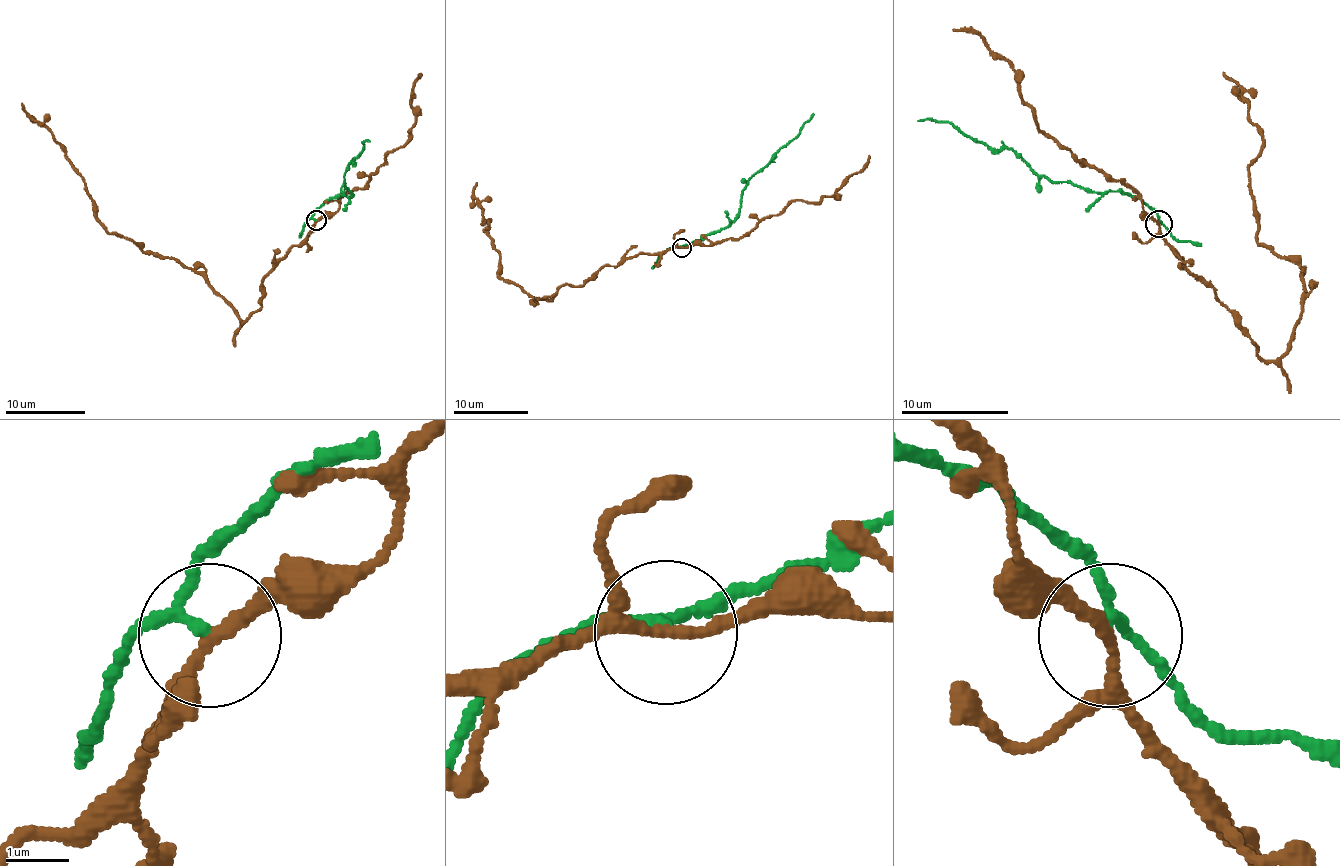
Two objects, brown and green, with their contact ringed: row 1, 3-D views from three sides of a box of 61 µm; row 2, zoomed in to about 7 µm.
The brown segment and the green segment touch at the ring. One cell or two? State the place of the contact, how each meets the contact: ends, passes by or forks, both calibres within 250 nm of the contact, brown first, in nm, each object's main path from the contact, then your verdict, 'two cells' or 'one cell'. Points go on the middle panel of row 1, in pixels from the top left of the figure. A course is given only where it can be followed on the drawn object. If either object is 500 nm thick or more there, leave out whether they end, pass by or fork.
(681, 247) | brown passes by | green passes by | 190/130 nm | brown via (682, 247), (626, 258), (535, 300), (500, 276), (477, 182) | green via (682, 247), (729, 226), (736, 219), (741, 191), (753, 174), (798, 135), (813, 113) | two cells

